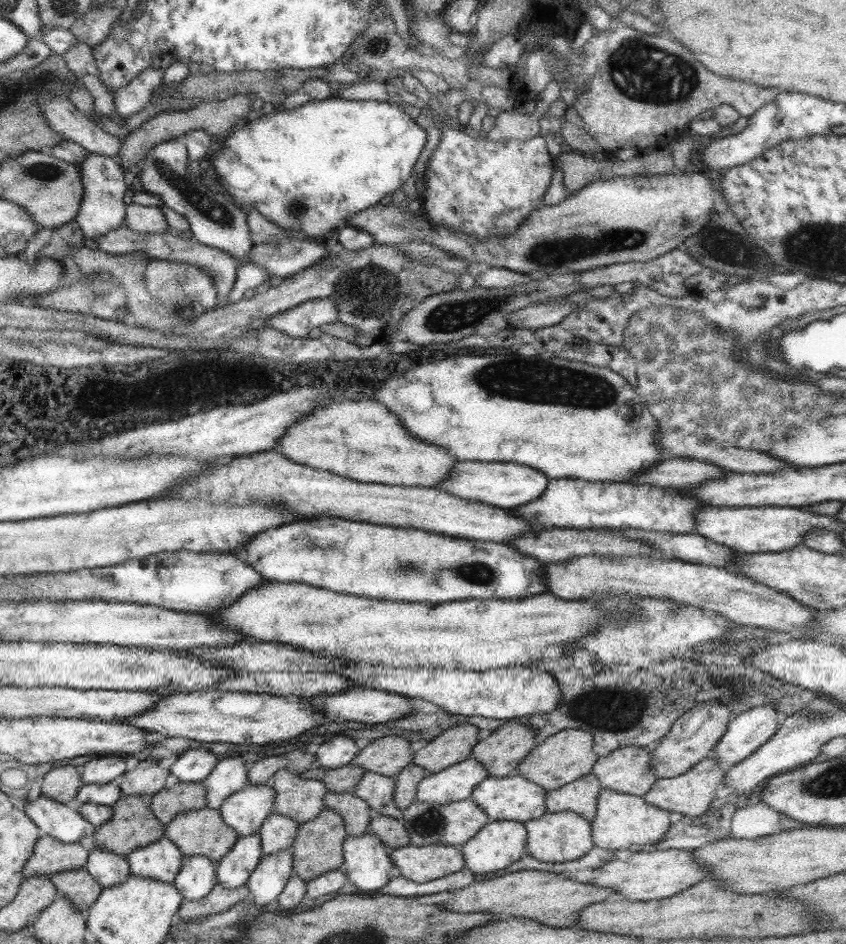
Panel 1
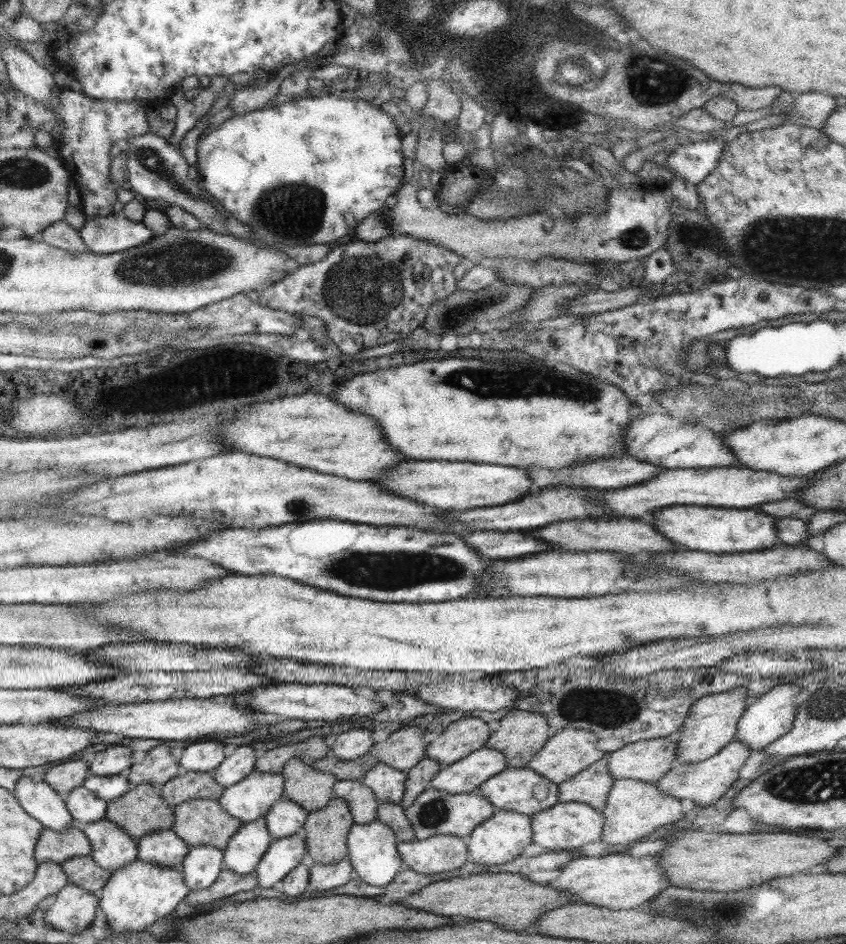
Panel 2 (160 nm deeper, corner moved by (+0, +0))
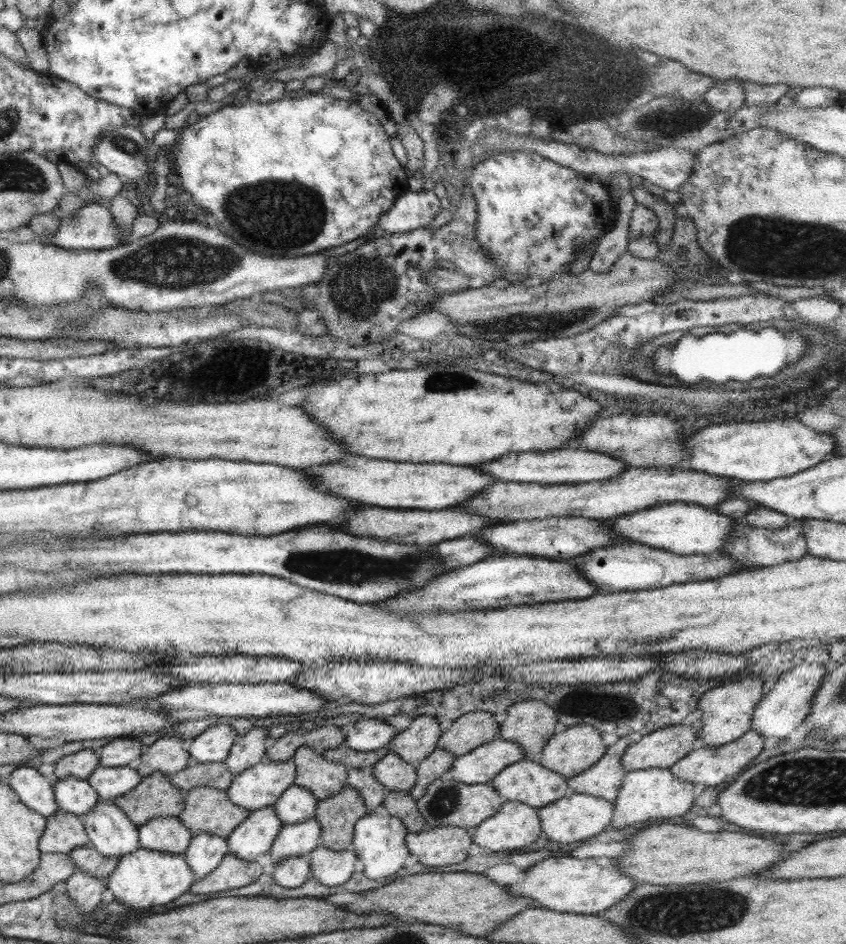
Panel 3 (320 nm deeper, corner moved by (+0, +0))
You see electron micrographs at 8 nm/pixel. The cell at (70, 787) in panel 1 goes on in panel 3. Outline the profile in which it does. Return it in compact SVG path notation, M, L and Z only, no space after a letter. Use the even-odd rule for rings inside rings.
M90 749L79 750L60 758L56 763L55 774L57 780L65 778L87 780L98 765L100 765L100 761L97 752Z

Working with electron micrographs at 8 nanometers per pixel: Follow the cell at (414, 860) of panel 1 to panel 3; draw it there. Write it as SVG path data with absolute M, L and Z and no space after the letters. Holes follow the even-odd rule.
M437 826L417 833L407 833L405 841L410 854L424 866L448 866L458 864L468 857L468 848L473 843L471 832L459 826Z

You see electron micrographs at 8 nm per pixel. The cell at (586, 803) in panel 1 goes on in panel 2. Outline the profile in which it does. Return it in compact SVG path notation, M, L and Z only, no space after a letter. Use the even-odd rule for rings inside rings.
M606 752L594 765L557 785L558 802L581 802L602 813L615 781L608 772L609 753Z

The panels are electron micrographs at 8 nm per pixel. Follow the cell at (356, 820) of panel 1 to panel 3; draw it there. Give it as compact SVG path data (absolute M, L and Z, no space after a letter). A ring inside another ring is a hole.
M350 767L346 770L348 774L346 783L358 791L358 794L360 794L367 806L367 812L373 814L373 810L383 804L385 796L390 790L378 782L378 780L372 776L372 773L366 774L366 772L356 769L357 768Z

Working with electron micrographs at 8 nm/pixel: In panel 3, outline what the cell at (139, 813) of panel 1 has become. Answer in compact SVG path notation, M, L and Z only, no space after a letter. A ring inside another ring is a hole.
M158 772L144 777L132 790L112 802L137 826L156 817L179 817L184 810L185 792L177 789L168 778Z

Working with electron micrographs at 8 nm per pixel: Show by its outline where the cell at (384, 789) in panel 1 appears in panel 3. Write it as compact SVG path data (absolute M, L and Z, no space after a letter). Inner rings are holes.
M388 751L372 769L372 776L390 791L409 792L416 783L416 765L405 763L396 753Z

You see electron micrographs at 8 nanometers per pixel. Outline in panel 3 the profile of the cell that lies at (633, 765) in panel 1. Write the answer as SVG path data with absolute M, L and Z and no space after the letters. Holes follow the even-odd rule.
M670 725L644 735L639 742L631 743L625 750L621 764L624 771L648 770L654 768L670 769L675 762L684 758L694 748L694 742L699 737L699 730L692 725Z

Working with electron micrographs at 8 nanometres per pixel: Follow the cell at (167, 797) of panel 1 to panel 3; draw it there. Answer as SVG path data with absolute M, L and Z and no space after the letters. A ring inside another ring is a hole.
M192 759L184 770L170 775L168 780L177 789L187 792L194 787L209 786L225 791L232 783L233 775L220 762L199 763Z

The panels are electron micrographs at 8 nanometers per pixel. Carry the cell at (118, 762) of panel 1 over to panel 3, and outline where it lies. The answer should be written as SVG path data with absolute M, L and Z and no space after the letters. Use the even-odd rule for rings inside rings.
M136 737L113 738L98 752L100 765L105 767L135 765L140 758L142 745Z

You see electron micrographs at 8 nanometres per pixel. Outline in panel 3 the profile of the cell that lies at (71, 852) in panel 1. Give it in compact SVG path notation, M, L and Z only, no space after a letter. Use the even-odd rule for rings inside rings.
M58 807L46 820L44 834L39 840L41 853L66 854L76 847L91 846L81 817Z

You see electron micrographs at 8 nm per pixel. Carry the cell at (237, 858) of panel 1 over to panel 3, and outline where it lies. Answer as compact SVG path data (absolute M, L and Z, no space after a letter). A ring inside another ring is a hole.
M273 806L250 811L226 838L230 853L248 862L258 860L271 850L281 825Z

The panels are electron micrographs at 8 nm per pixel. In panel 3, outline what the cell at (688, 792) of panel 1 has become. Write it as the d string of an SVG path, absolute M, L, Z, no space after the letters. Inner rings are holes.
M750 729L746 734L732 742L717 747L705 746L697 750L692 749L684 758L675 762L669 770L675 774L675 777L683 781L715 788L718 784L722 784L724 780L729 783L732 782L736 776L764 756L763 744L763 736L759 735L754 729Z

